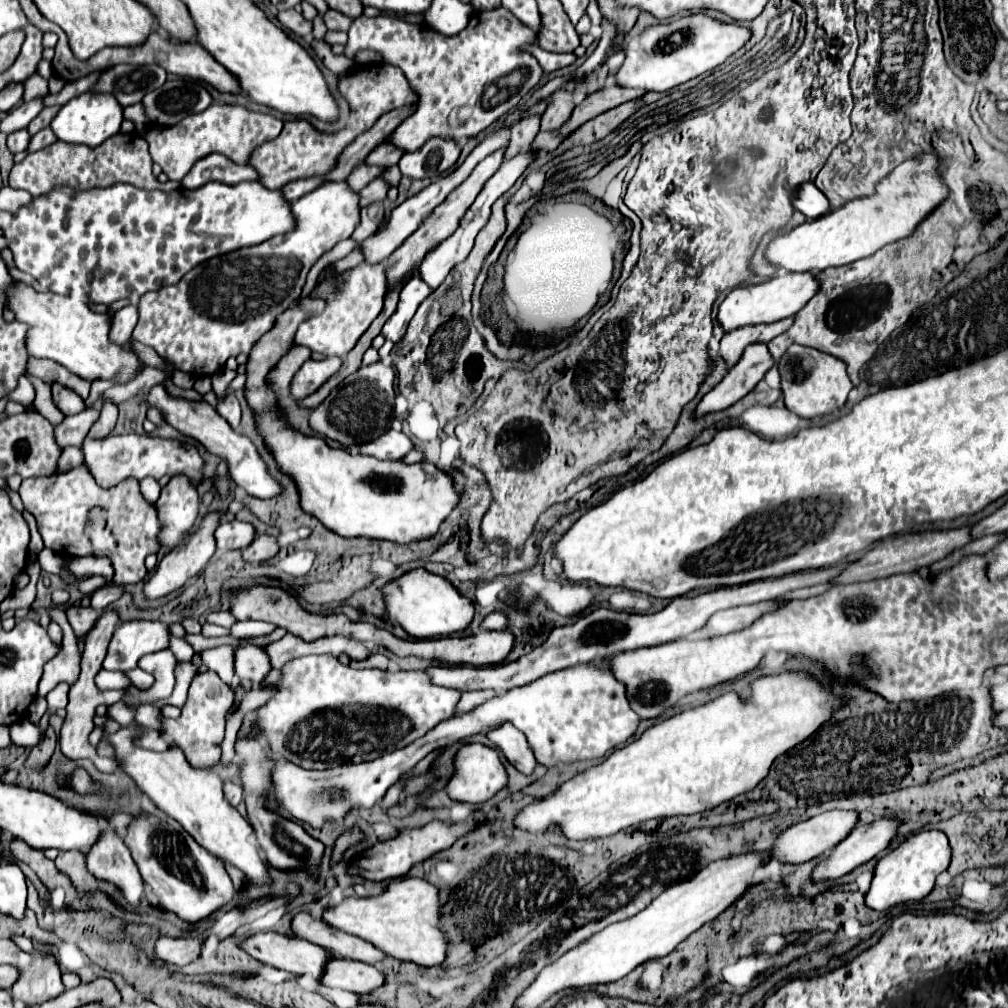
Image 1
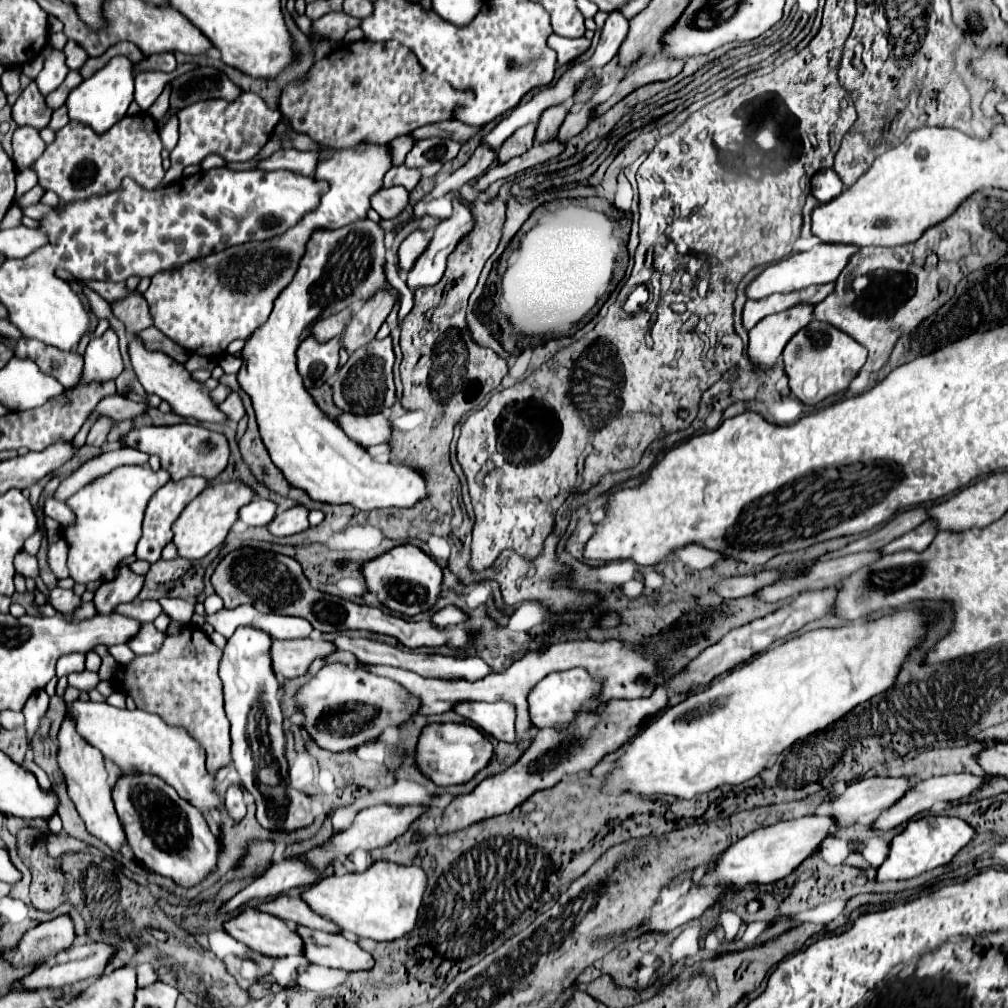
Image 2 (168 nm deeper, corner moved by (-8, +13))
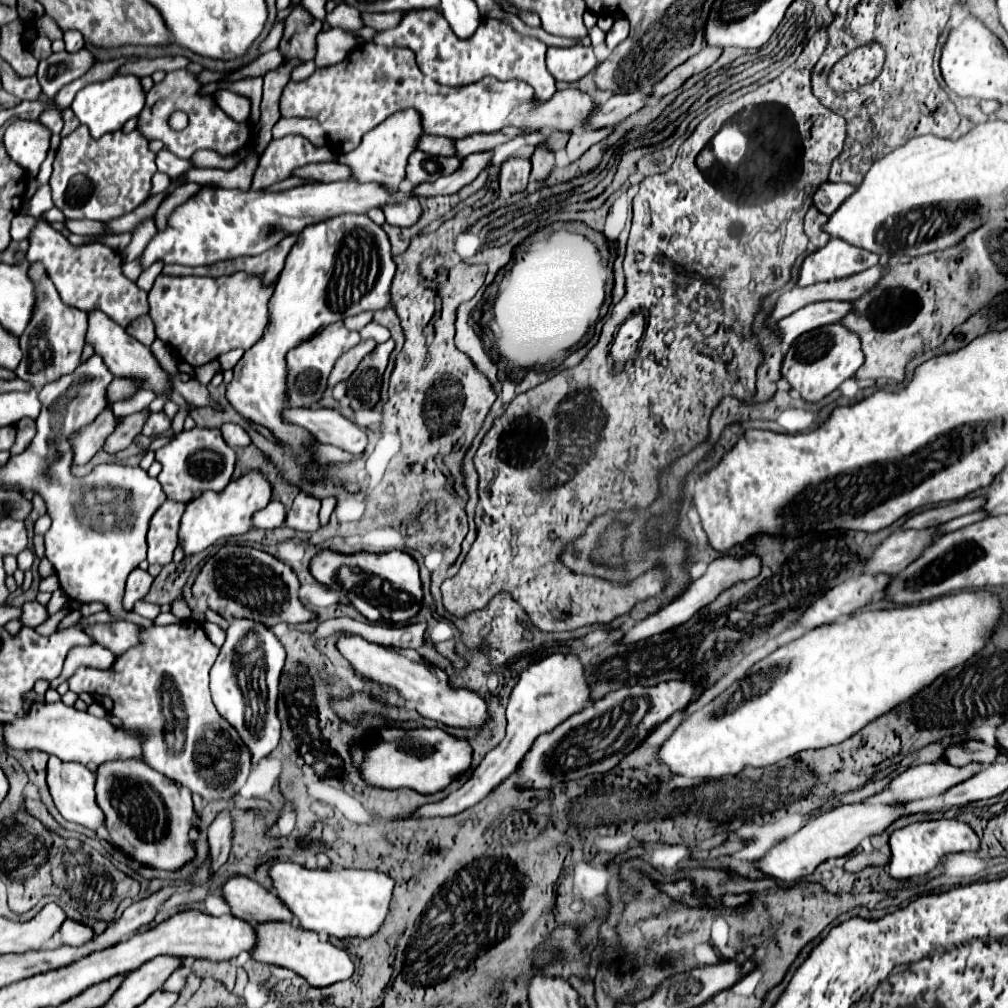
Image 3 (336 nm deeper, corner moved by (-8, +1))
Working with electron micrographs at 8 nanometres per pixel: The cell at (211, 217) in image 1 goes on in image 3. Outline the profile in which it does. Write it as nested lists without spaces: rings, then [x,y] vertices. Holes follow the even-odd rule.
[[[349,181],[307,183],[285,191],[241,191],[203,185],[193,197],[189,197],[187,203],[175,207],[175,211],[167,217],[165,229],[157,231],[139,255],[139,263],[143,269],[151,267],[155,261],[163,261],[165,265],[199,267],[243,255],[261,255],[263,251],[277,247],[281,239],[299,235],[309,225],[343,213],[367,213],[373,207],[397,203],[409,197],[409,191],[385,195],[385,191],[373,183],[361,185]]]

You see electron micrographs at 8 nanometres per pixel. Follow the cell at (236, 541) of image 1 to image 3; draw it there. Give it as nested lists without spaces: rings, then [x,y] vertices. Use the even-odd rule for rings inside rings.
[[[271,501],[265,509],[253,515],[255,529],[277,529],[285,521],[285,507],[279,501]]]

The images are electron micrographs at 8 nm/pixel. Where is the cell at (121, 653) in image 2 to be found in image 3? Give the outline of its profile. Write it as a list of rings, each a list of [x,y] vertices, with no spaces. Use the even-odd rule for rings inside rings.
[[[101,645],[77,647],[69,653],[69,659],[65,661],[65,671],[55,681],[51,681],[51,687],[57,689],[67,679],[67,675],[73,675],[73,671],[79,665],[89,665],[89,667],[97,667],[97,669],[111,669],[115,659],[117,659],[117,655],[113,655],[109,649],[105,649]]]

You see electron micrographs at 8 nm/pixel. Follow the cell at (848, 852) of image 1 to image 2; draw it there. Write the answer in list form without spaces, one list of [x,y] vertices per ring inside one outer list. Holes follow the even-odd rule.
[[[951,773],[951,775],[941,775],[941,777],[931,777],[921,783],[917,783],[911,791],[905,793],[905,797],[895,803],[885,815],[881,815],[875,821],[877,829],[893,829],[901,825],[903,821],[909,821],[917,813],[929,811],[937,801],[957,801],[979,787],[983,787],[987,779],[981,779],[977,775],[969,773]]]

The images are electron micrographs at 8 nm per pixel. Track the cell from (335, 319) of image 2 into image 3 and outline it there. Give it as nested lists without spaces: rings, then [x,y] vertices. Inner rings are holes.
[[[361,313],[361,315],[355,315],[355,317],[345,319],[345,327],[347,327],[349,331],[361,331],[371,319],[373,319],[373,315],[369,315],[369,313]]]

